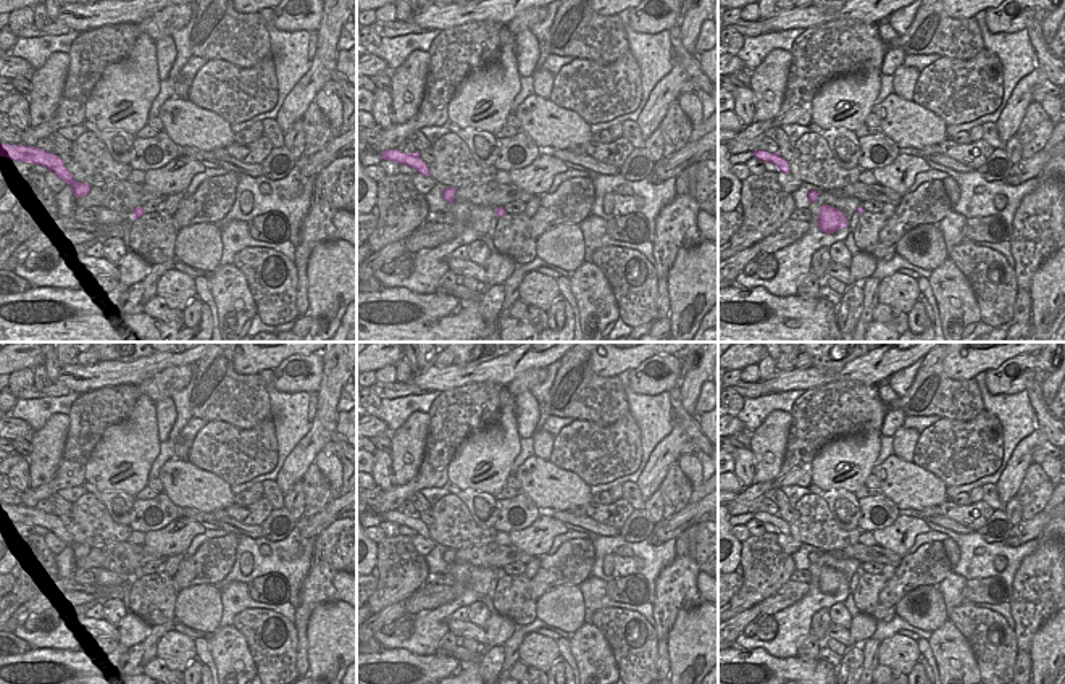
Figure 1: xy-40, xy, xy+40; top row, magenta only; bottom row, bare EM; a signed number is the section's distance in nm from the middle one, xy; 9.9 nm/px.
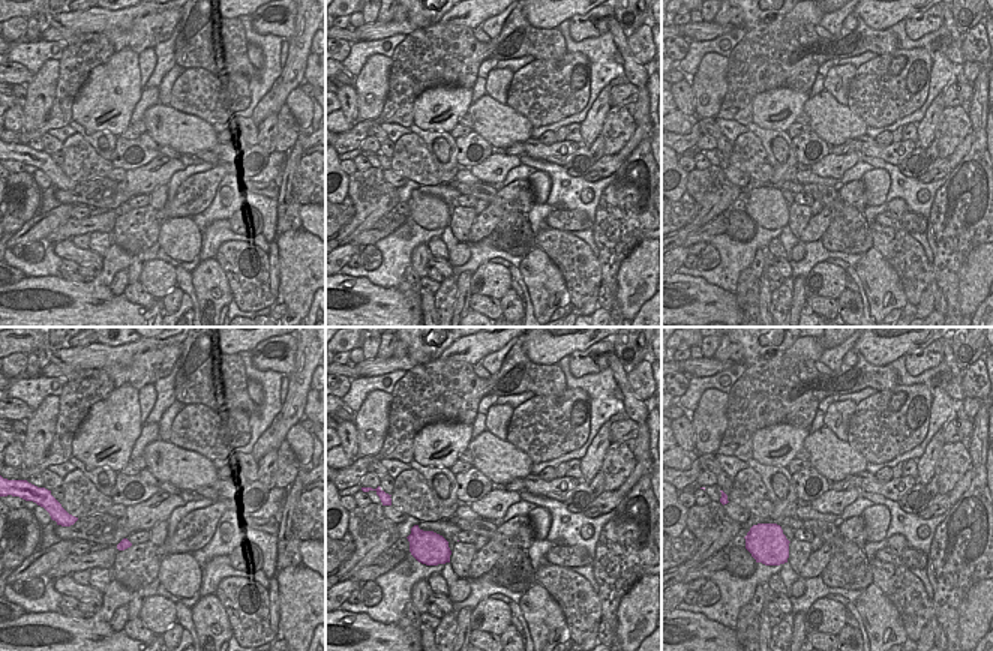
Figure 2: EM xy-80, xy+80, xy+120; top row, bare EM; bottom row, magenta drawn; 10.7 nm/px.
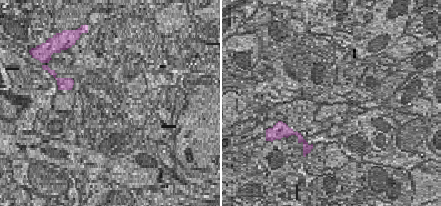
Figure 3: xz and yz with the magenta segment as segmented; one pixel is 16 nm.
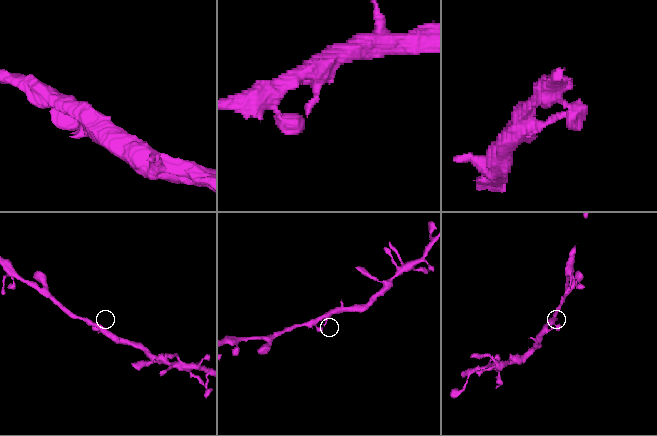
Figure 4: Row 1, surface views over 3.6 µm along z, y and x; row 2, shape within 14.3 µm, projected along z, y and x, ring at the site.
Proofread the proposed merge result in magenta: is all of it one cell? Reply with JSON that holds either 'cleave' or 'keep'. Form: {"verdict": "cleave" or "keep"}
{"verdict": "keep"}

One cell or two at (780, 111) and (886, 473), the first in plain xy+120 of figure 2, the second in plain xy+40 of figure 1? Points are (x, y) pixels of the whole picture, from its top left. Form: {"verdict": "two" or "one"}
{"verdict": "two"}

